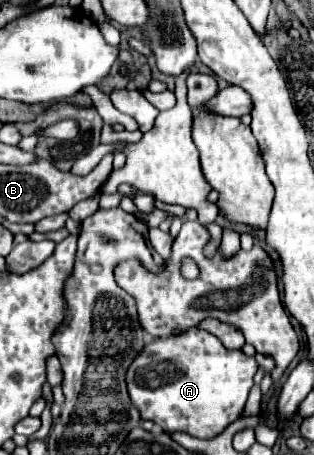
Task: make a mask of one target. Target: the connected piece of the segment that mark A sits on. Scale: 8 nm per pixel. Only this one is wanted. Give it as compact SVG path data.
M191 326L191 328L183 330L183 334L179 334L179 338L175 338L175 336L167 336L167 338L163 338L163 340L157 340L157 338L155 338L153 342L145 344L143 352L139 352L137 358L135 358L135 362L131 362L131 366L127 368L127 380L125 380L125 382L127 382L127 392L129 392L129 396L131 396L131 402L133 402L133 406L139 410L139 414L141 414L143 420L151 420L151 422L159 424L159 426L163 428L163 432L167 432L169 436L171 436L173 432L185 432L185 434L195 436L195 438L213 438L213 436L221 434L231 422L235 422L235 420L243 414L243 406L245 406L245 402L247 402L249 388L253 386L253 376L255 376L257 368L259 368L259 366L257 366L255 358L245 356L241 350L227 350L227 348L219 342L219 338L215 338L213 334L207 334L205 330L199 330L197 326Z

